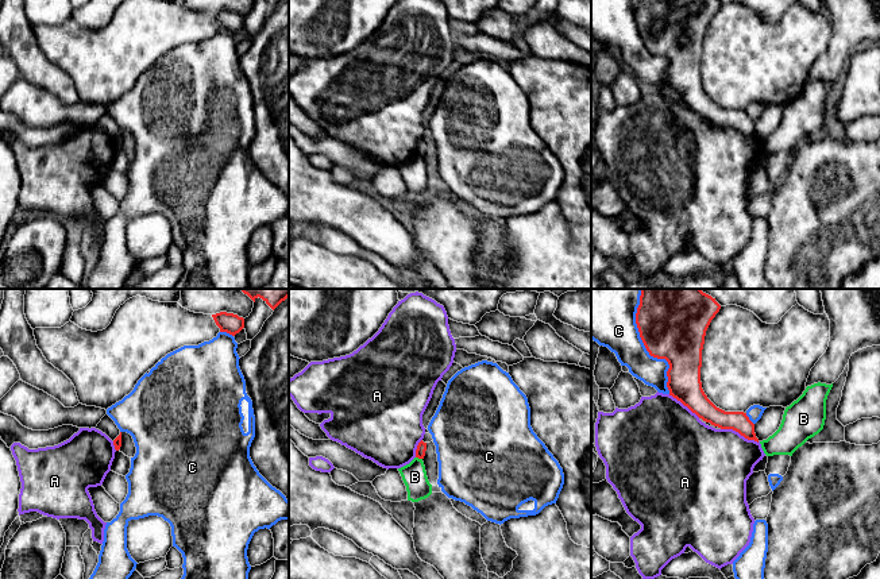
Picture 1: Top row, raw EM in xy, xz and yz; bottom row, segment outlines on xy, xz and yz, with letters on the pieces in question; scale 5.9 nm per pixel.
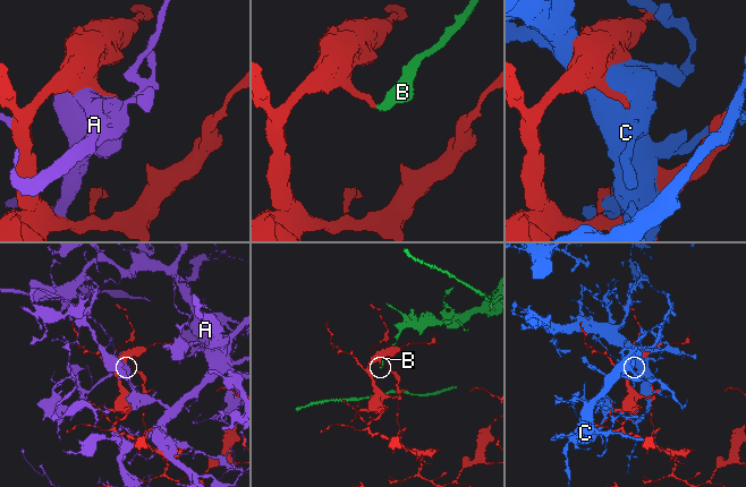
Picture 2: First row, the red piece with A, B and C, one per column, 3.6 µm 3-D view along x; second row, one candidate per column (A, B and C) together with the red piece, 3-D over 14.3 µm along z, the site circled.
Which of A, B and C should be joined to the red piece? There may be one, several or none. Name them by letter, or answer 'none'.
none

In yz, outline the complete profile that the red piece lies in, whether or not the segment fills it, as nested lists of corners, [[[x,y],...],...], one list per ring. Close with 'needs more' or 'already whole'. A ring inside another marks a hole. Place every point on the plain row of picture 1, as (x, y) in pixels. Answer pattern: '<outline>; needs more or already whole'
[[[640,0],[636,11],[636,22],[649,53],[657,57],[665,57],[669,62],[667,69],[669,93],[680,99],[703,119],[721,127],[733,127],[745,136],[759,140],[754,131],[754,121],[746,111],[725,109],[717,105],[702,86],[700,65],[705,34],[719,7],[721,3],[718,0]]]; already whole

